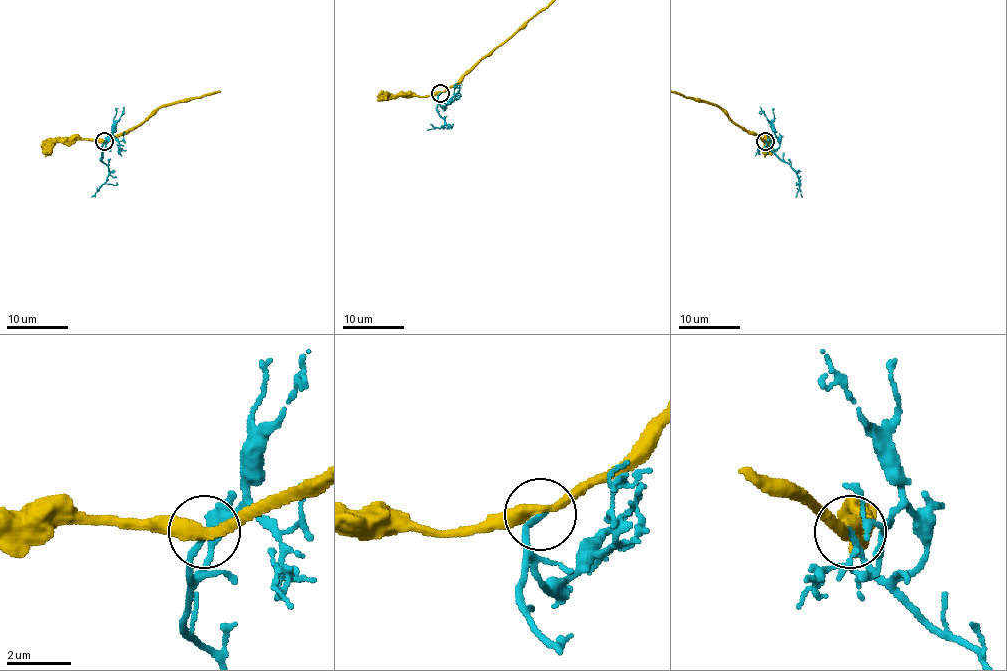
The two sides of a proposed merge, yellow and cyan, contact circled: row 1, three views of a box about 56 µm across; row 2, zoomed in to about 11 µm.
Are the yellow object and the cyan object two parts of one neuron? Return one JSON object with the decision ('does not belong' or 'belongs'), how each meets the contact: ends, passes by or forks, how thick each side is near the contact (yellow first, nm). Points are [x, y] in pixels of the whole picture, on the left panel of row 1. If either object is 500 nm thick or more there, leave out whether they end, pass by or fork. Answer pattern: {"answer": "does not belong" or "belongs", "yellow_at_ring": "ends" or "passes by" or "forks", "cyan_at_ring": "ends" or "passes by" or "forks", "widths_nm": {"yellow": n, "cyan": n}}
{"answer": "does not belong", "yellow_at_ring": "passes by", "cyan_at_ring": "ends", "widths_nm": {"yellow": 380, "cyan": 180}}

